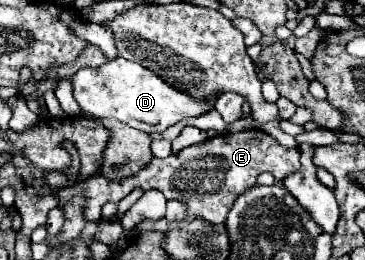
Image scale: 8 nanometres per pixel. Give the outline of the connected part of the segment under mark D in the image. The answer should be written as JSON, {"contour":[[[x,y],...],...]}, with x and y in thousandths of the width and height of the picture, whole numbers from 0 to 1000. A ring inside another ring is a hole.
{"contour":[[[318,223],[290,238],[274,262],[219,262],[197,292],[197,346],[203,385],[214,392],[219,423],[258,446],[258,454],[312,454],[362,492],[378,492],[400,515],[449,508],[460,485],[570,431],[586,408],[586,377],[575,385],[532,385],[466,323],[455,323],[438,292],[400,269],[395,254],[356,238],[345,223]]]}

